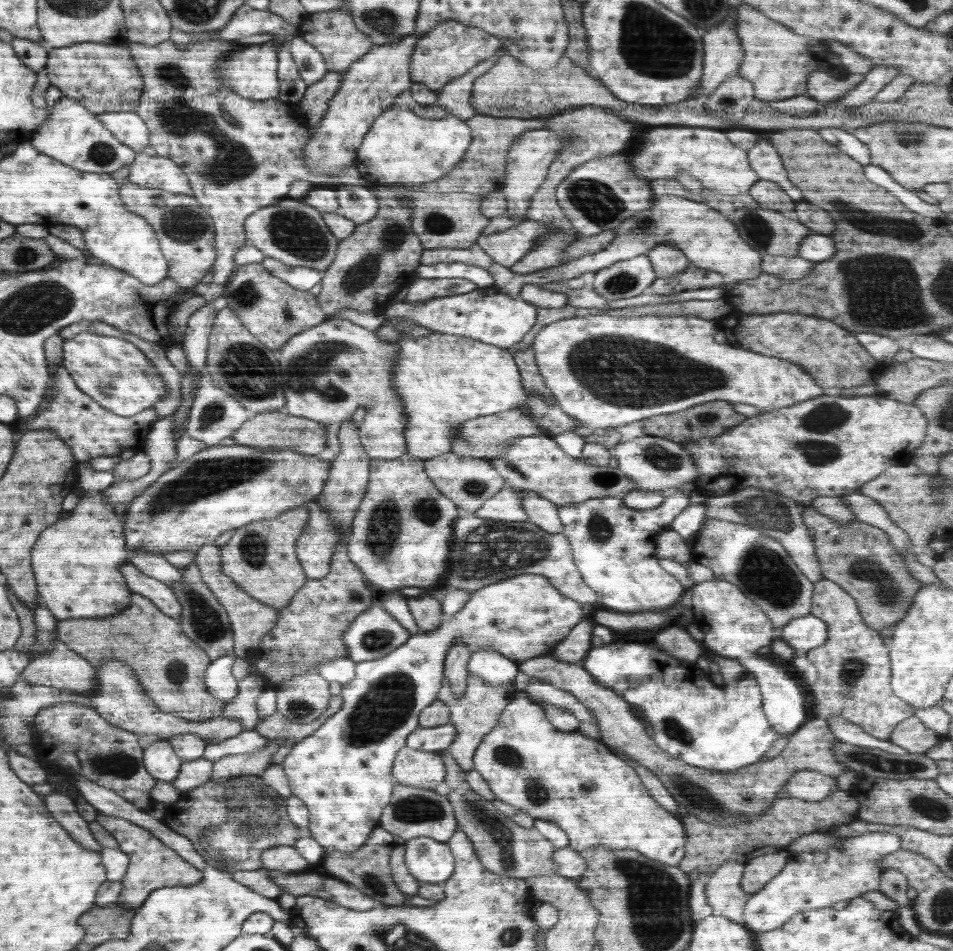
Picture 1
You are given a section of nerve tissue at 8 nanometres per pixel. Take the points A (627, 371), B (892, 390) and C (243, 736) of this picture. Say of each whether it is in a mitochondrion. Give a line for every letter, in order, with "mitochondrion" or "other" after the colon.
A: mitochondrion
B: other
C: other

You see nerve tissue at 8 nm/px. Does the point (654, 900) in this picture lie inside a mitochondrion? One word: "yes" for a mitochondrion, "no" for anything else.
yes

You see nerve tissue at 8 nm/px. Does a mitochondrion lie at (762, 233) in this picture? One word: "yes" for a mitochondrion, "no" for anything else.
yes

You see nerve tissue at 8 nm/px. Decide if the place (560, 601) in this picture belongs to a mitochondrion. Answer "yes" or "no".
no

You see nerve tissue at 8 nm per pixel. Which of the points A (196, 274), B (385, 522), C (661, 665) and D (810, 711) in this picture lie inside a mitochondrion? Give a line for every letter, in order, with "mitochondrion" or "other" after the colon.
A: other
B: mitochondrion
C: other
D: other

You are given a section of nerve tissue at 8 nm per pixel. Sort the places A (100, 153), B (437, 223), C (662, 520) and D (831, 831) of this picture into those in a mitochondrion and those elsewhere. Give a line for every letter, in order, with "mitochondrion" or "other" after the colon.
A: mitochondrion
B: mitochondrion
C: other
D: other

